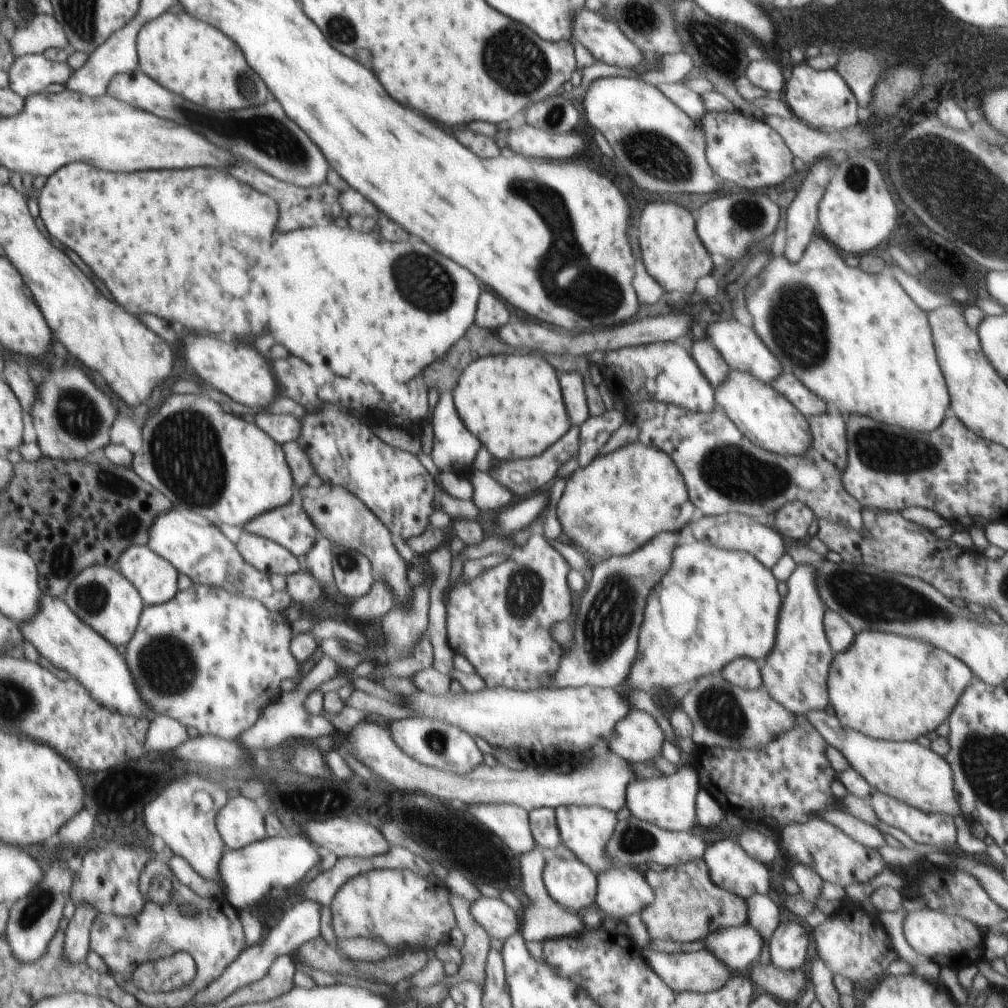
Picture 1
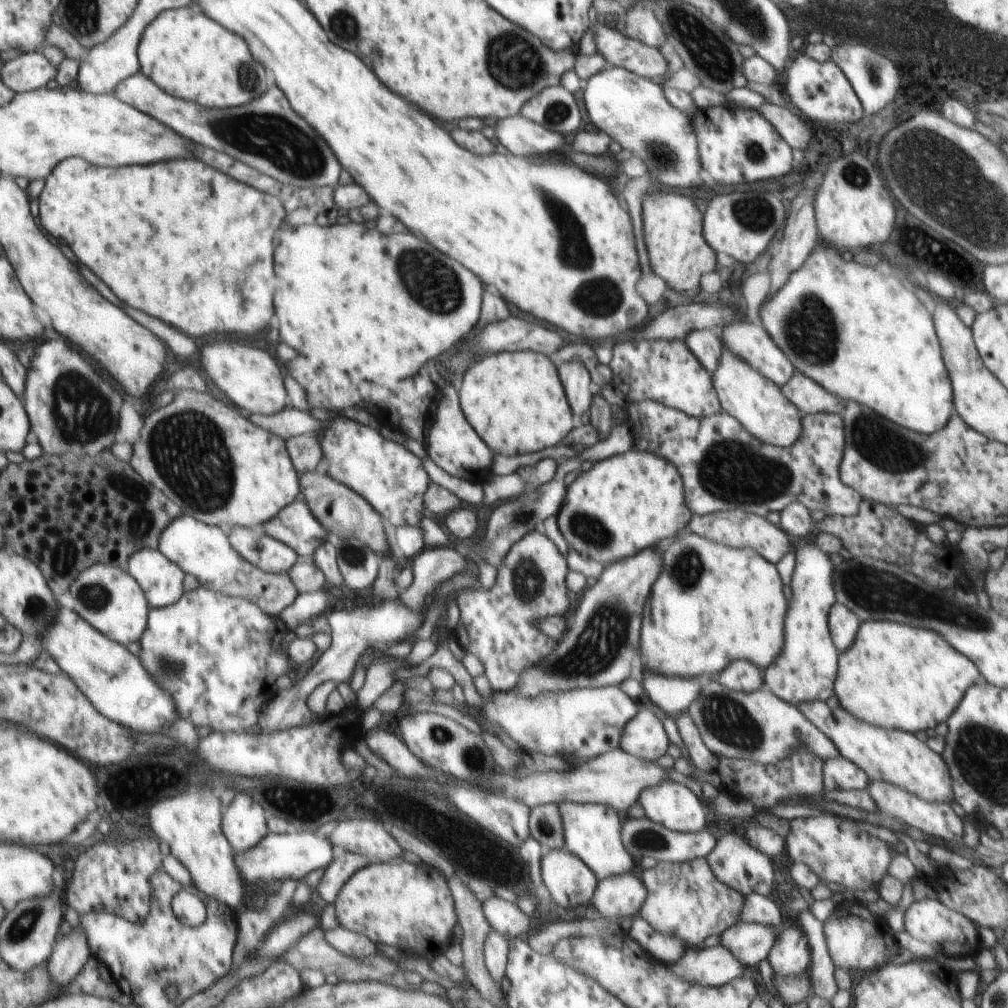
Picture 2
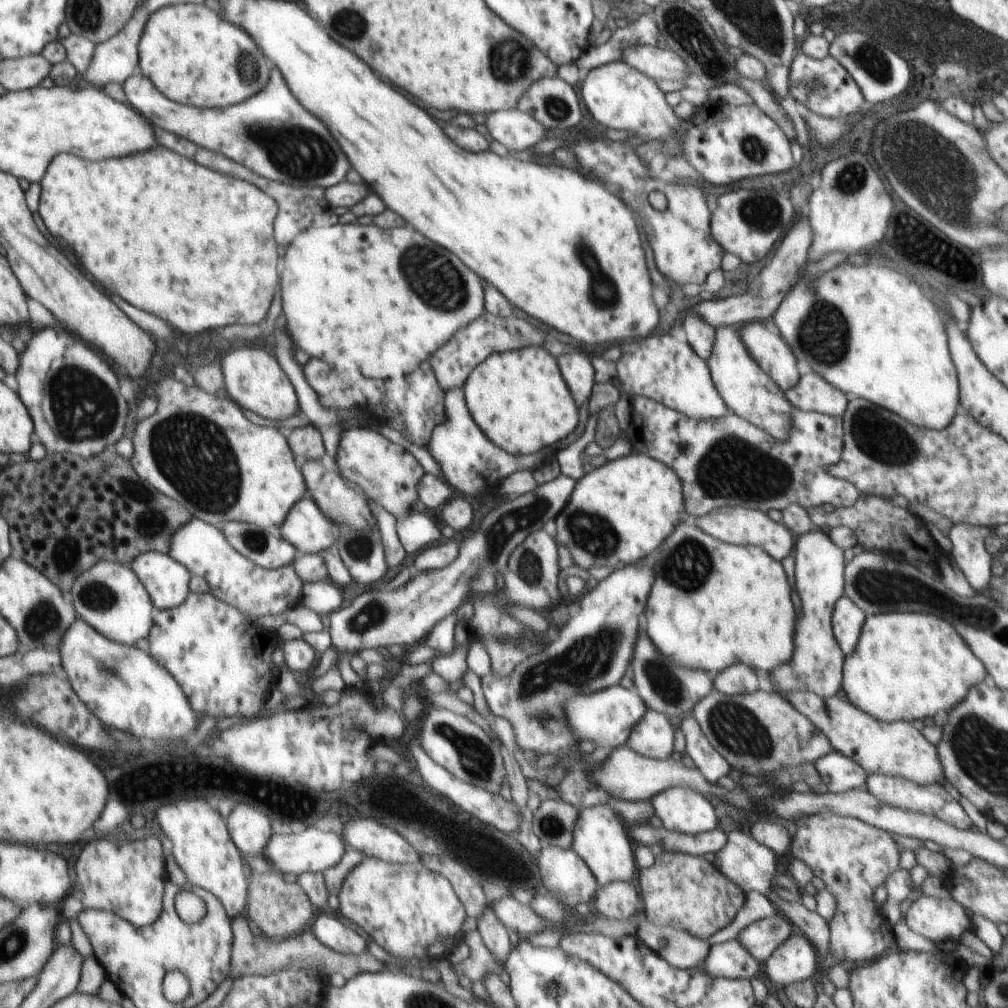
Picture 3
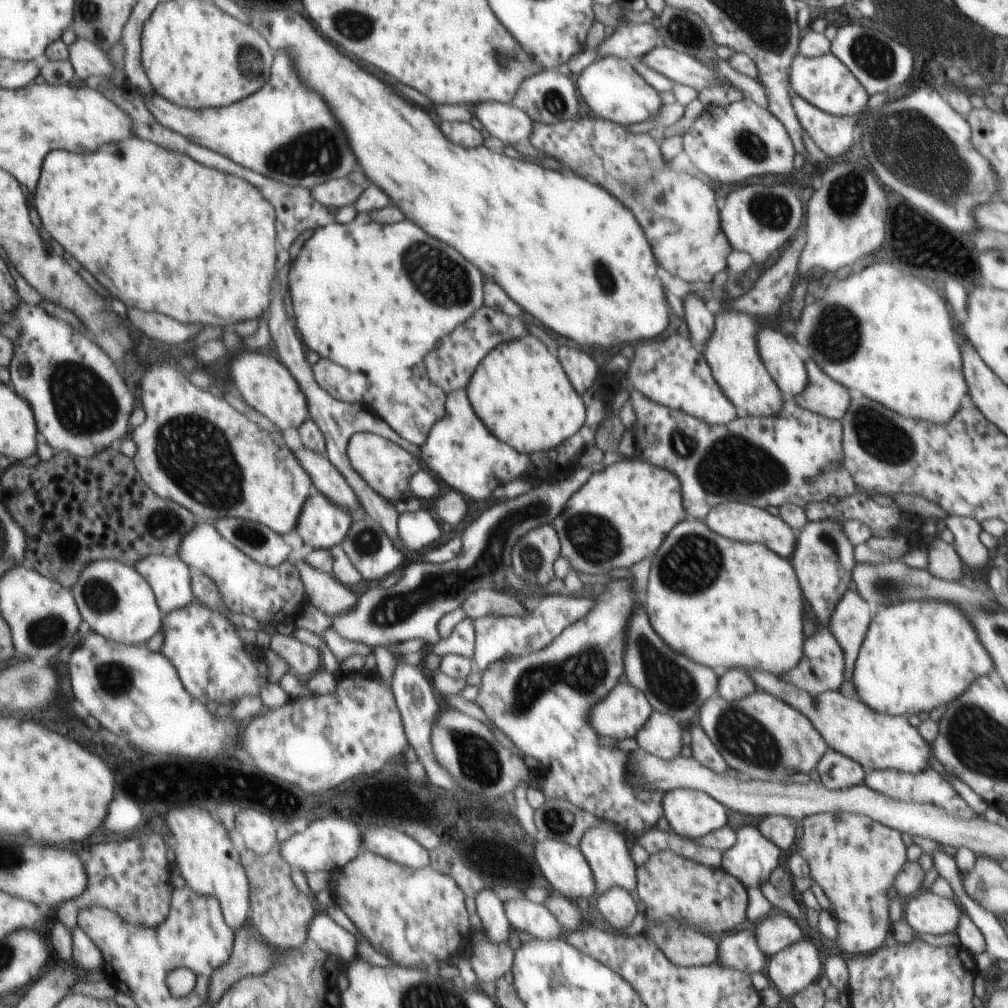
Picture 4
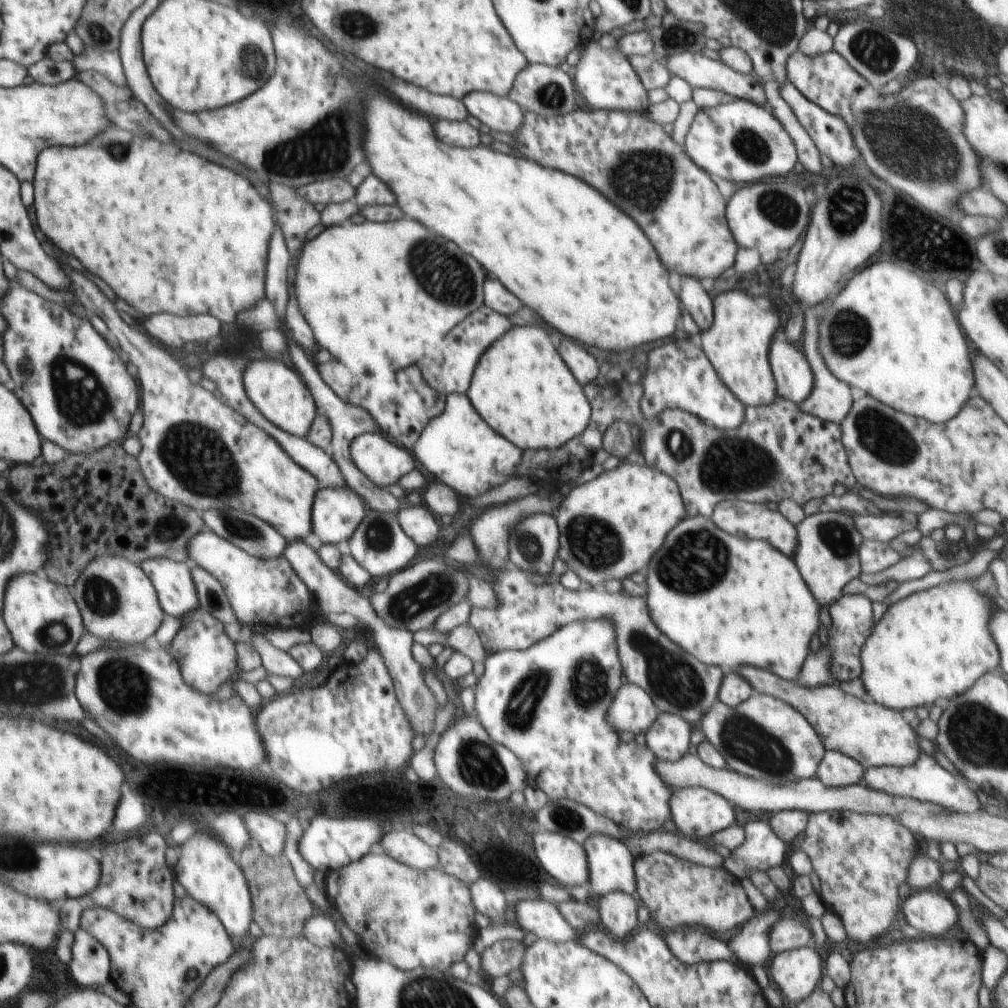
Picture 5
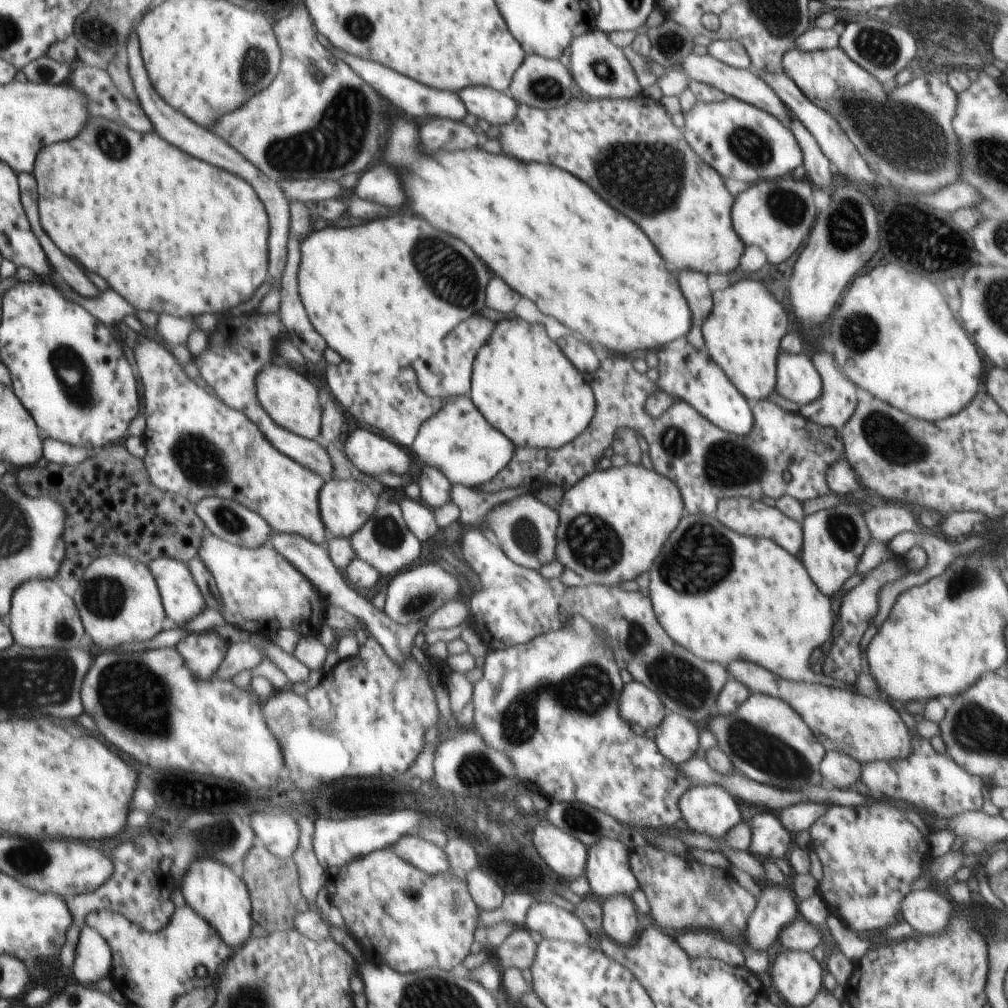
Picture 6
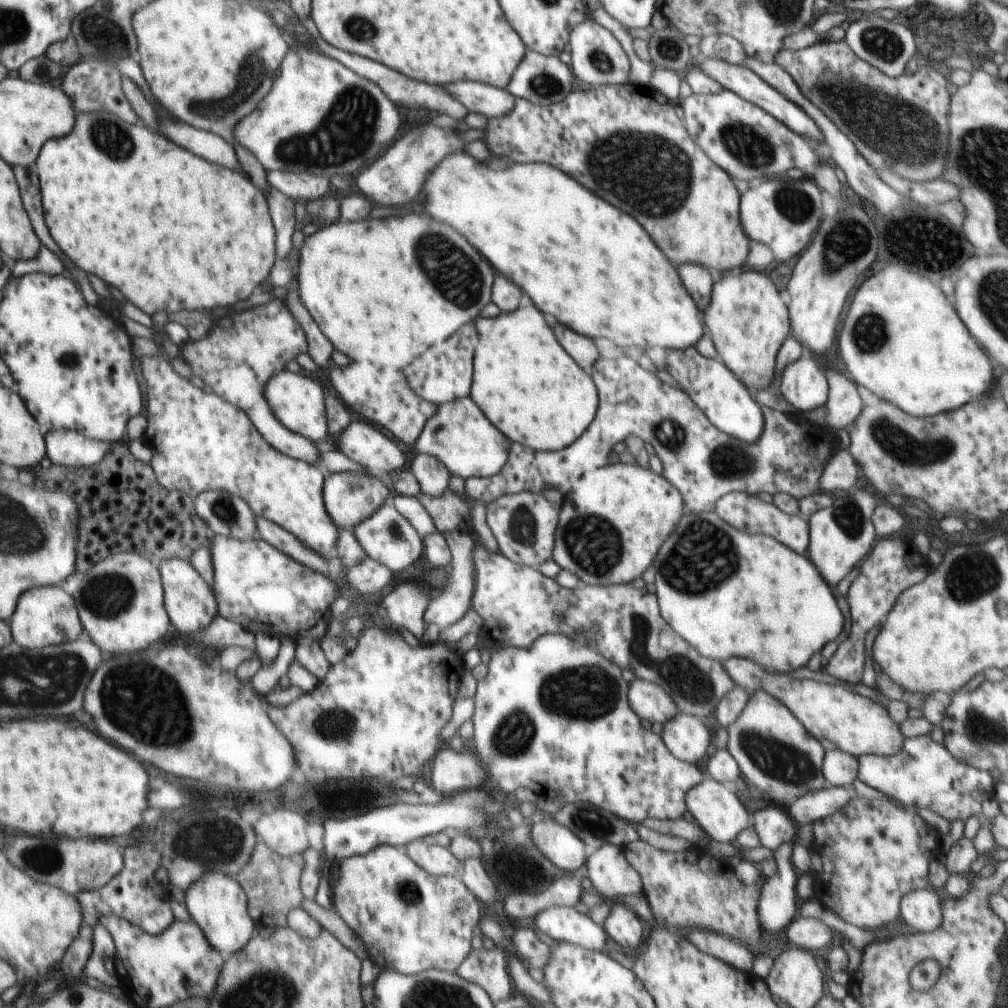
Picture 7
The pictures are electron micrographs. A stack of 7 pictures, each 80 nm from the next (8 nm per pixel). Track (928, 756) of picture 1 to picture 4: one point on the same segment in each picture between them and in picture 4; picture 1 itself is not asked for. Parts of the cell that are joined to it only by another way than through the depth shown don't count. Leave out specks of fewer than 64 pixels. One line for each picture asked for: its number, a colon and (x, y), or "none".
2: (900, 758)
3: (895, 748)
4: (876, 741)

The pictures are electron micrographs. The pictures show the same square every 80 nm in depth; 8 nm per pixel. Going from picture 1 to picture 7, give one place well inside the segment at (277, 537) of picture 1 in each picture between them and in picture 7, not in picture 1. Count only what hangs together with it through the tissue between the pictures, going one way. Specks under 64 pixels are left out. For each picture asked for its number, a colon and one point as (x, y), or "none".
2: (295, 526)
3: (308, 529)
4: (322, 525)
5: (336, 513)
6: (345, 505)
7: (350, 498)

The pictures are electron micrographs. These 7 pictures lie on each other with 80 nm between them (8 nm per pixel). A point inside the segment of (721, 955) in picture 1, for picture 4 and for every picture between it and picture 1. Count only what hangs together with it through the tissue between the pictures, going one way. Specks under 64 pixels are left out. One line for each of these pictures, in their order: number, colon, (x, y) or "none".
2: (751, 942)
3: (761, 938)
4: (779, 931)

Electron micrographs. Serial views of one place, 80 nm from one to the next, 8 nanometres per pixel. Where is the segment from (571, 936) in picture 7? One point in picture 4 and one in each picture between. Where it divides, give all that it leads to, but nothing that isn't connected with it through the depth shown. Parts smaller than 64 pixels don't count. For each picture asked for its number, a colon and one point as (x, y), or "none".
4: (523, 915)
5: (543, 919)
6: (550, 921)

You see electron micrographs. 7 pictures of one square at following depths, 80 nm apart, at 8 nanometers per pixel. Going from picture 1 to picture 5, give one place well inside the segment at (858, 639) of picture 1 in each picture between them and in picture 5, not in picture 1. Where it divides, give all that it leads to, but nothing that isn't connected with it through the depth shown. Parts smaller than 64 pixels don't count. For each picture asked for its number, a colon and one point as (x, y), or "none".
2: (898, 677)
3: (908, 665)
4: (917, 655)
5: (933, 645)

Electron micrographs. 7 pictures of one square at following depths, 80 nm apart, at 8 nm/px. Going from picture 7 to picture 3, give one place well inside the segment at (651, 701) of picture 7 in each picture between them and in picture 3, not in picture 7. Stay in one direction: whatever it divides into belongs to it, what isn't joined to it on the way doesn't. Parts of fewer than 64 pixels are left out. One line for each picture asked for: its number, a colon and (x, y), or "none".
3: (606, 719)
4: (625, 710)
5: (632, 709)
6: (638, 705)

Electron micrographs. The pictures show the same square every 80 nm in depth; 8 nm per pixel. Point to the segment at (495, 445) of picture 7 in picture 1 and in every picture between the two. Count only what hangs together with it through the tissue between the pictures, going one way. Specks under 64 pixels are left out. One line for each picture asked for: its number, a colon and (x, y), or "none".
1: (454, 449)
2: (453, 445)
3: (470, 463)
4: (459, 449)
5: (457, 446)
6: (457, 440)

